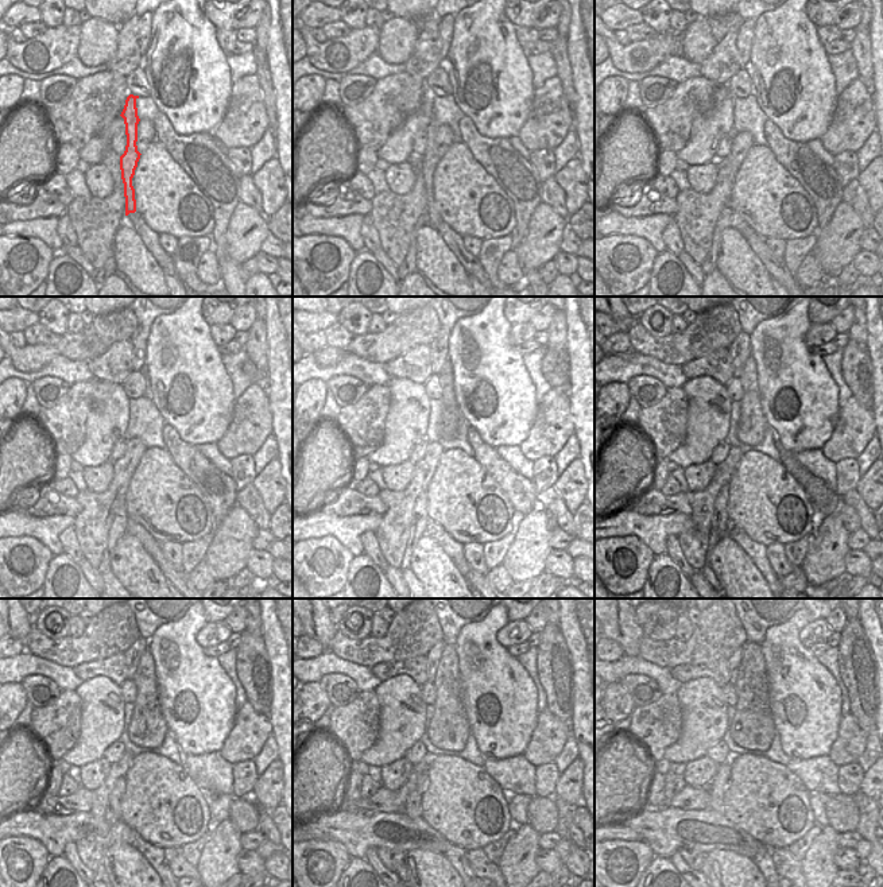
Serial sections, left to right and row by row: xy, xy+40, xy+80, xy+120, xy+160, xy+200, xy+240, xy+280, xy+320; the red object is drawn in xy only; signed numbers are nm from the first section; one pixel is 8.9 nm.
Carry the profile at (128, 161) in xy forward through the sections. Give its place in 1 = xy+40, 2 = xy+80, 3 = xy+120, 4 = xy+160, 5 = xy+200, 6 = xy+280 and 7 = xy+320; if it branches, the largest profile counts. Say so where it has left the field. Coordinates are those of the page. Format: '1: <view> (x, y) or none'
1: xy+40 (428, 162)
2: xy+80 (736, 221)
3: xy+120 (132, 529)
4: xy+160 (454, 550)
5: xy+200 (756, 552)
6: xy+280 (456, 855)
7: xy+320 (762, 859)

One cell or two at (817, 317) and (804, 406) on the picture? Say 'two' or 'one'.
two

